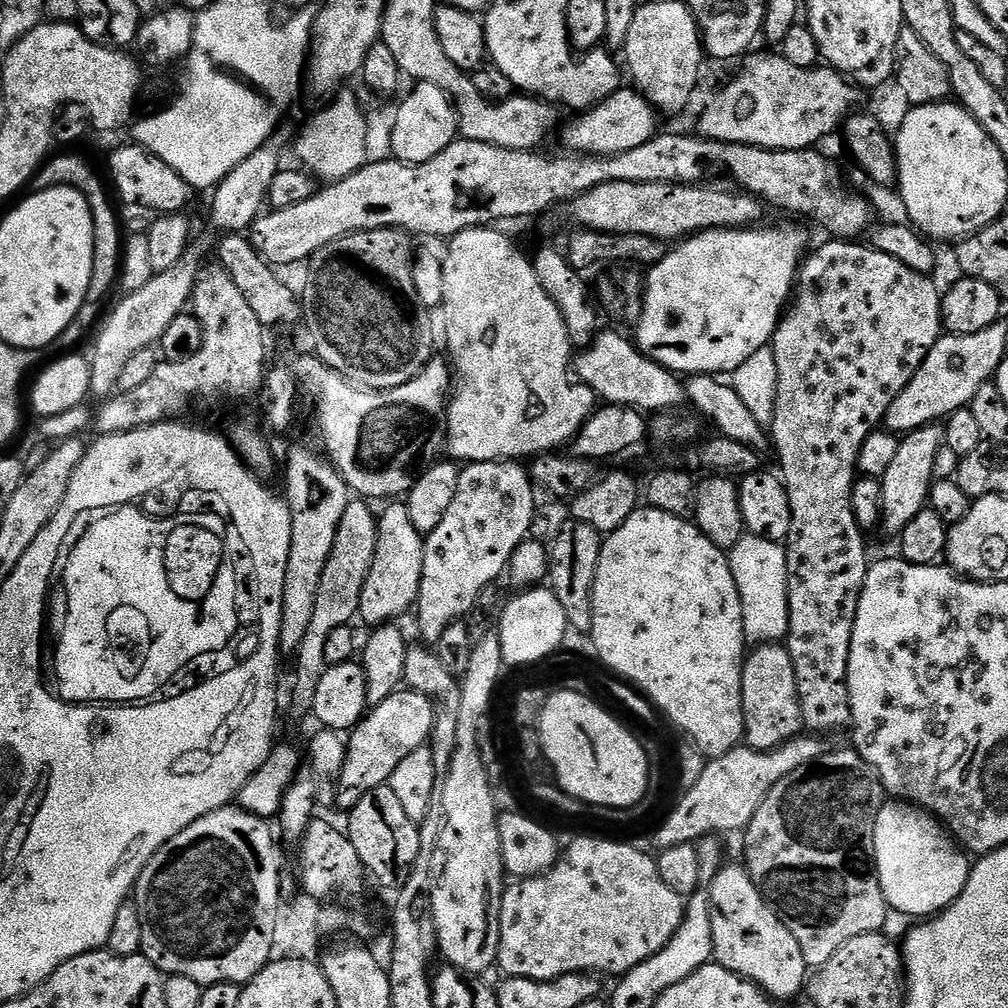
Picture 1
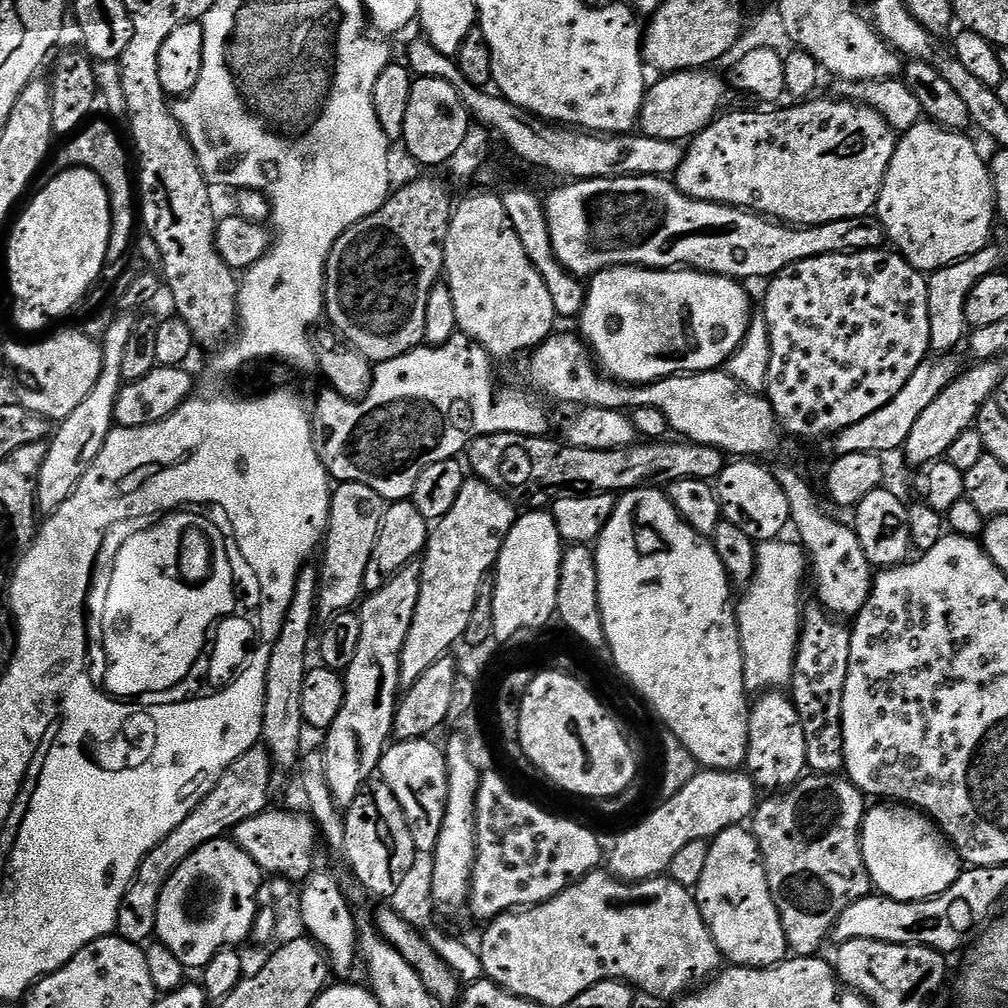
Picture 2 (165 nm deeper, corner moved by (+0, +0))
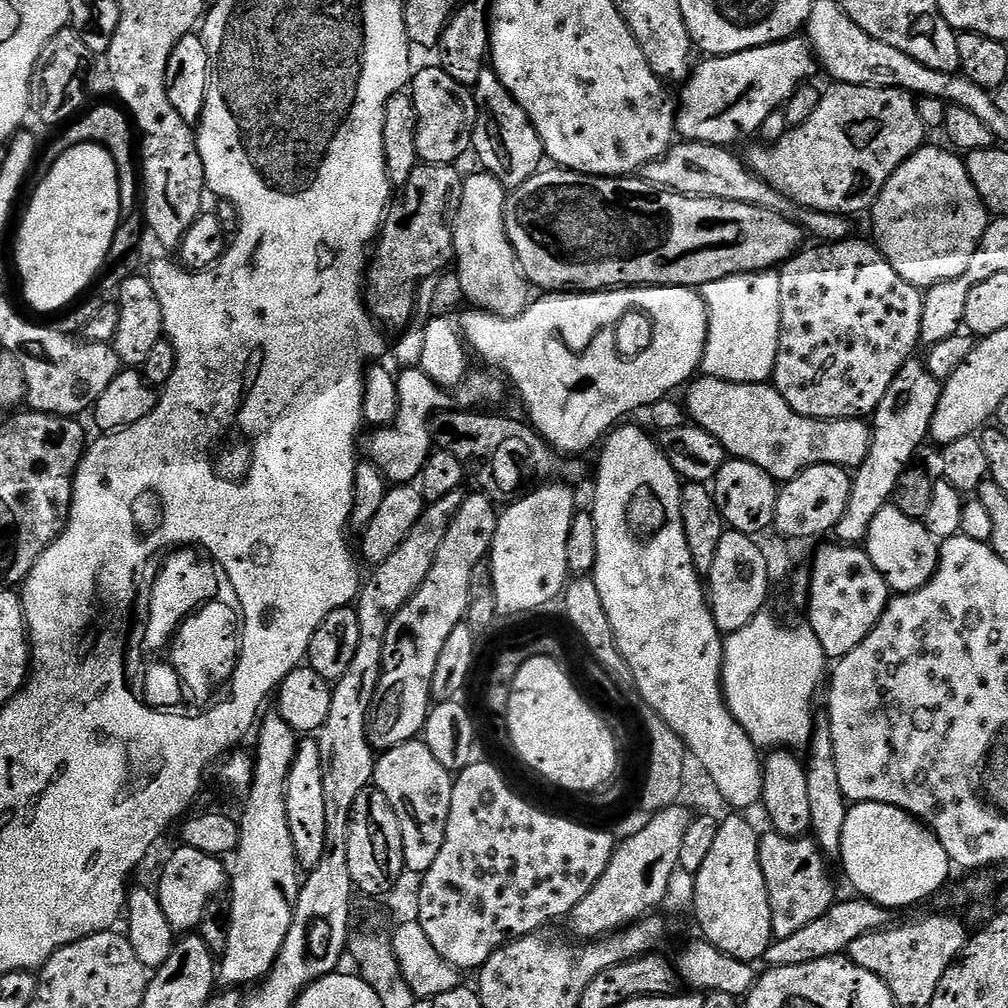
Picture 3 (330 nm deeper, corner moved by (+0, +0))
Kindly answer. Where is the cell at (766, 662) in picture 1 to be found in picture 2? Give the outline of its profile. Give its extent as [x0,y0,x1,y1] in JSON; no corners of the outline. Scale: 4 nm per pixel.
[746,690,806,794]

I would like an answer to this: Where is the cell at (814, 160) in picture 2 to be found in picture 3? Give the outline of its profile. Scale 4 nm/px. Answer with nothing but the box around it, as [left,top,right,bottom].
[746,83,926,218]

